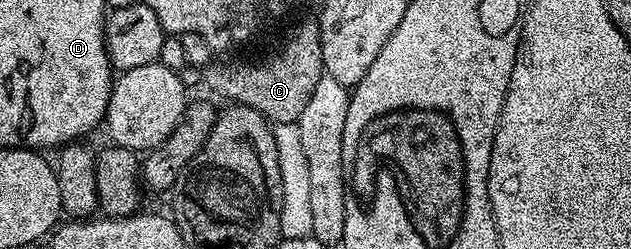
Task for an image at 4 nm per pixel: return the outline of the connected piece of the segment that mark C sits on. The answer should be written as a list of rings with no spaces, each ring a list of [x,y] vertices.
[[[315,19],[301,22],[295,34],[280,47],[279,53],[273,54],[268,61],[259,61],[256,65],[212,63],[201,73],[213,92],[228,97],[228,102],[248,105],[275,125],[293,125],[298,122],[301,111],[305,111],[305,103],[309,103],[309,95],[313,95],[324,75],[319,21]]]

